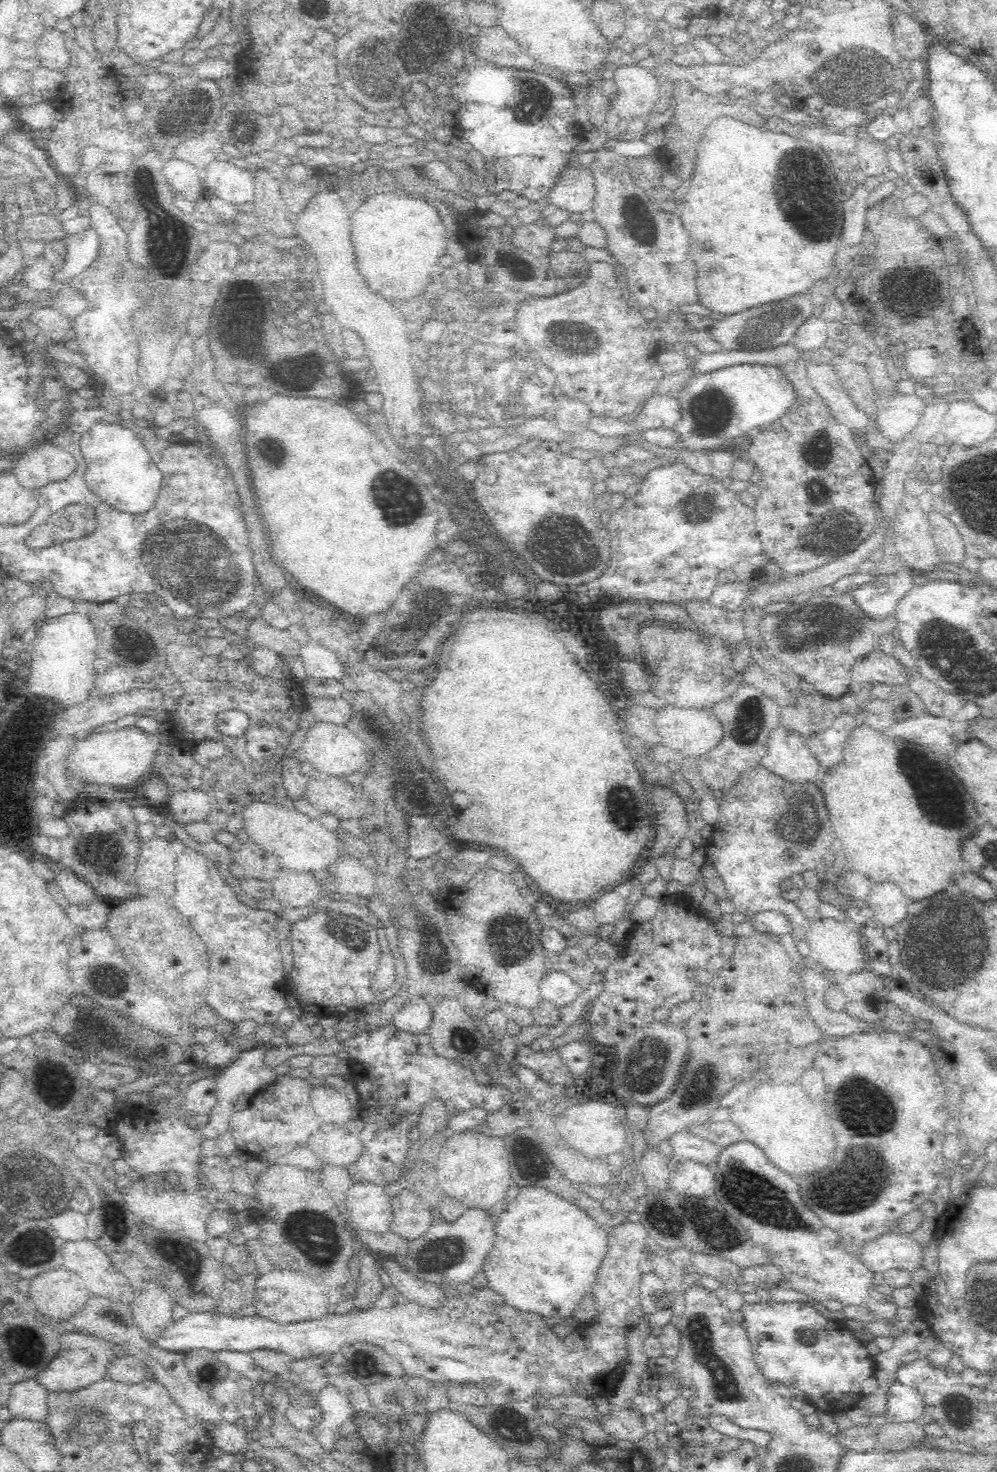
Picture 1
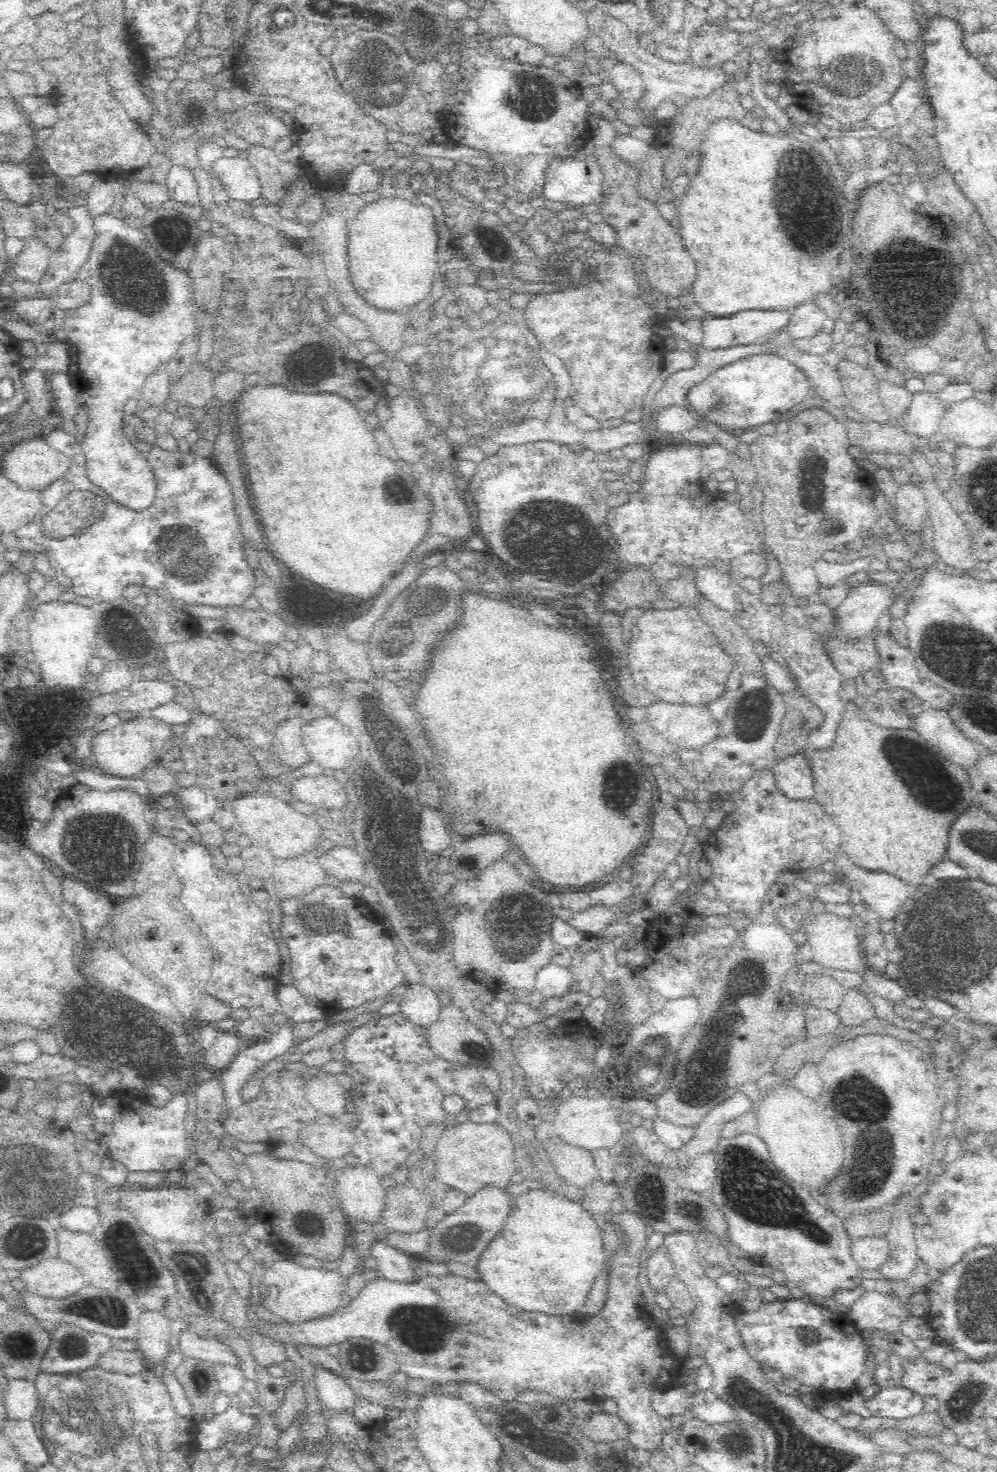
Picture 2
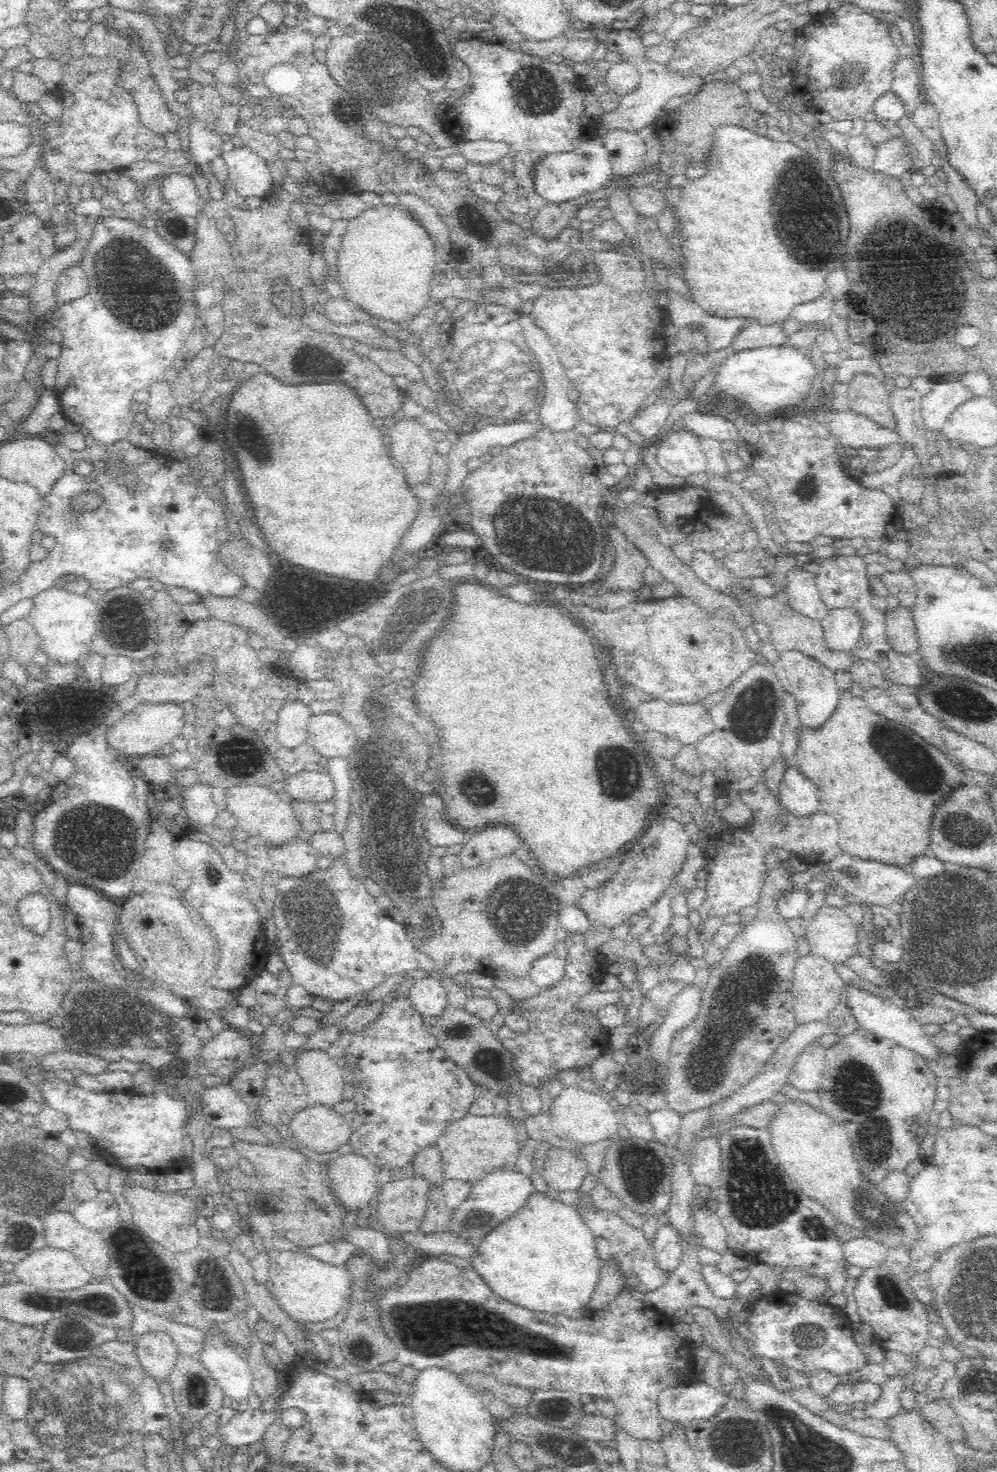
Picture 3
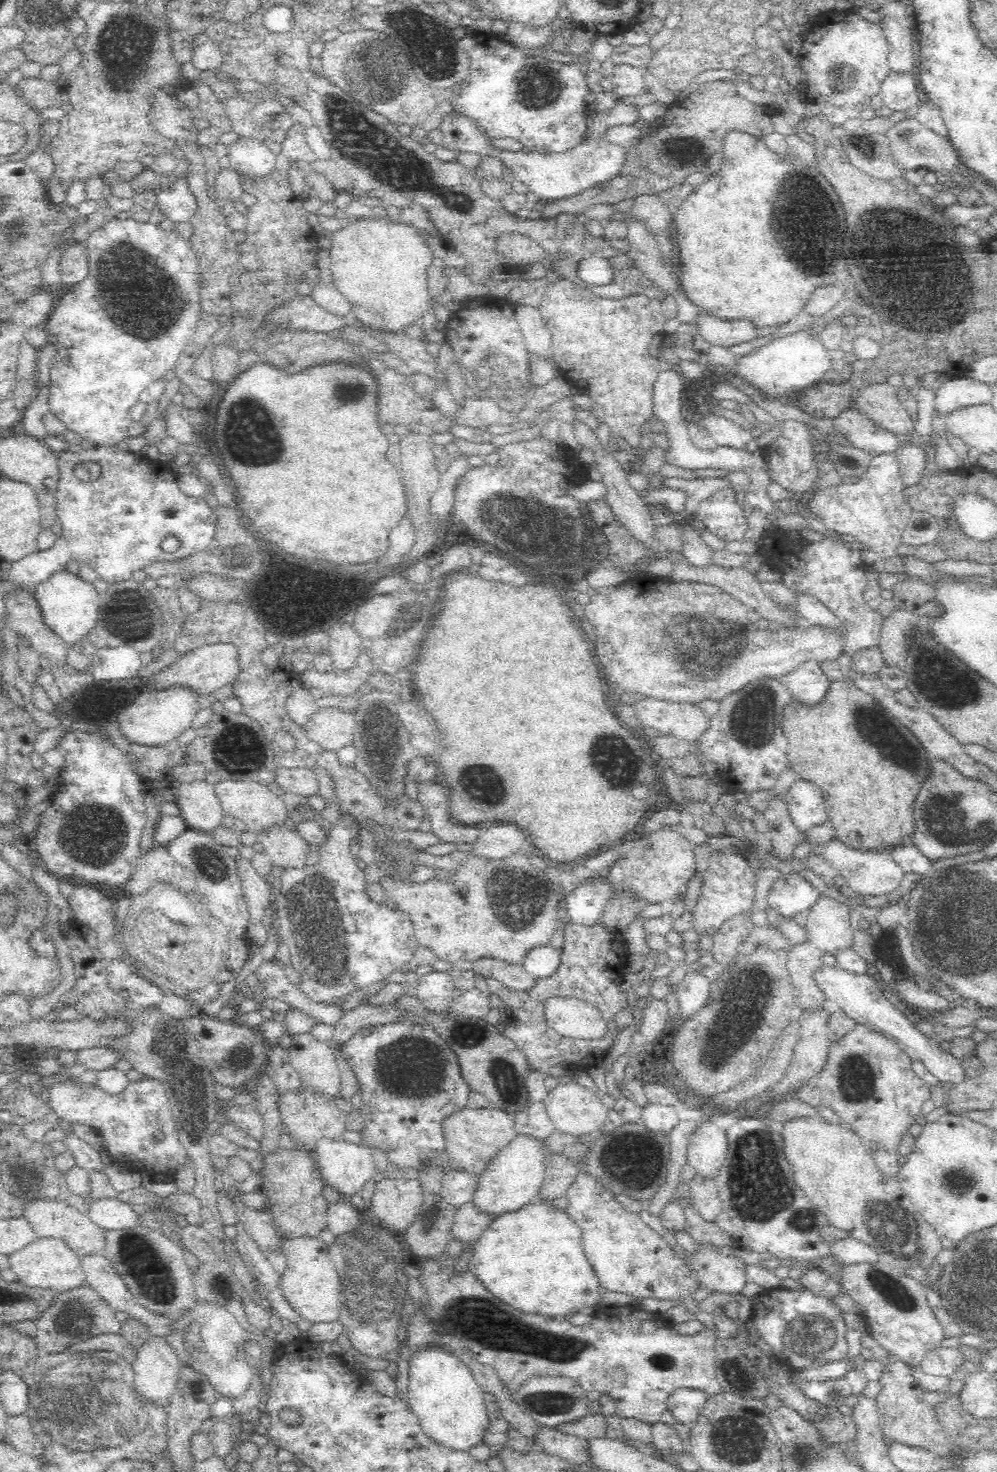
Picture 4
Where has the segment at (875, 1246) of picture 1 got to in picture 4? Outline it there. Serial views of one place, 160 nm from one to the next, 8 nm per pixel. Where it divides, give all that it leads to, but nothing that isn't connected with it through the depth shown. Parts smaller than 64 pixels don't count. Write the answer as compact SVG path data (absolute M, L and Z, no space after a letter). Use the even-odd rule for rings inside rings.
M846 1237L837 1240L832 1246L833 1256L844 1265L876 1264L882 1256L865 1242Z

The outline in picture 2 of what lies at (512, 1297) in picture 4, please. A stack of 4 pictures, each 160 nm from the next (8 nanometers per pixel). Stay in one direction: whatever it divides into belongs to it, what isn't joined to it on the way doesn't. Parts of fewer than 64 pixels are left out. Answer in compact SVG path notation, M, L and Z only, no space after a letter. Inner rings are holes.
M532 1188L512 1202L504 1228L480 1258L474 1275L518 1310L560 1316L584 1304L604 1264L602 1232L590 1212L562 1196Z

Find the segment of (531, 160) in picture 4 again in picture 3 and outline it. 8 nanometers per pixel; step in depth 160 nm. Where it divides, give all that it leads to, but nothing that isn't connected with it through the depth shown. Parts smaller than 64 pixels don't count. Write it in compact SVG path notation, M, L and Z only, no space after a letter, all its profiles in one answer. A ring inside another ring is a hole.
M592 137L586 139L583 147L579 146L575 151L545 156L537 166L535 192L548 203L573 201L604 189L610 184L611 175L608 151L603 140Z

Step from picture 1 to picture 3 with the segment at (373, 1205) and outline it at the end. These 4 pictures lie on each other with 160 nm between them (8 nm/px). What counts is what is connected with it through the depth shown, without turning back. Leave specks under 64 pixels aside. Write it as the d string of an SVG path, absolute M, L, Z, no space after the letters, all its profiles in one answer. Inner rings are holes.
M354 1154L330 1164L328 1176L335 1198L350 1211L367 1210L370 1200L378 1196L383 1180L383 1176L364 1157Z

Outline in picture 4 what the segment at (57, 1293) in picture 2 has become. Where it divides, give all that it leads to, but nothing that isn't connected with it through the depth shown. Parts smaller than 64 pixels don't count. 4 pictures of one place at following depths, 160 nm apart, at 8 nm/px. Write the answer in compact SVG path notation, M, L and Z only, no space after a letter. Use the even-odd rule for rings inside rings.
M52 1238L36 1240L30 1246L22 1248L20 1252L12 1254L9 1266L12 1266L12 1271L20 1278L20 1281L34 1287L54 1289L63 1293L88 1285L82 1260L62 1240L52 1240Z

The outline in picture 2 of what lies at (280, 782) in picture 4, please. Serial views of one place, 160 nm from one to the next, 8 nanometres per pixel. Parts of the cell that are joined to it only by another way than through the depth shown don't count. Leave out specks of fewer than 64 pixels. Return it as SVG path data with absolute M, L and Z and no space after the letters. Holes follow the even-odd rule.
M306 776L306 778L296 780L292 792L298 800L310 802L314 806L326 806L326 802L332 802L334 808L346 808L346 804L348 804L346 790L334 778ZM328 796L332 796L332 798L328 800Z

